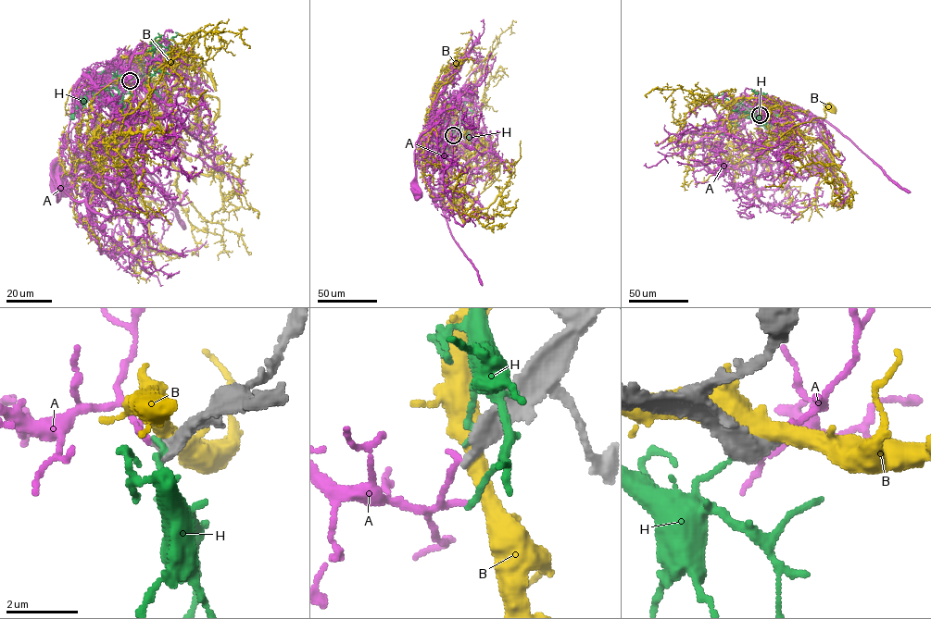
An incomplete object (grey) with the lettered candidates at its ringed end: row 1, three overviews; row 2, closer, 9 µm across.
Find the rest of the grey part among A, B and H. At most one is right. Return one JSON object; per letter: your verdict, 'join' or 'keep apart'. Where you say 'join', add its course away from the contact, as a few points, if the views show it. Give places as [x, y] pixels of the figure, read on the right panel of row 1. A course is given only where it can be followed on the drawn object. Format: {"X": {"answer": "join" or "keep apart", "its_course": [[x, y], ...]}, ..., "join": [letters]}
{"A": {"answer": "keep apart"}, "B": {"answer": "keep apart"}, "H": {"answer": "keep apart"}, "join": []}

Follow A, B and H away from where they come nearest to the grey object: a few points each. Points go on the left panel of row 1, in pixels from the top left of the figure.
A: (130, 80), (112, 68), (106, 74), (112, 142), (90, 192), (75, 201), (59, 189), (57, 199), (57, 182)
B: (130, 80), (147, 90), (153, 116), (173, 133), (216, 118), (216, 97), (158, 84), (139, 68)
H: (131, 80), (132, 76), (116, 76), (99, 90), (93, 89), (104, 91), (129, 80), (136, 87)

